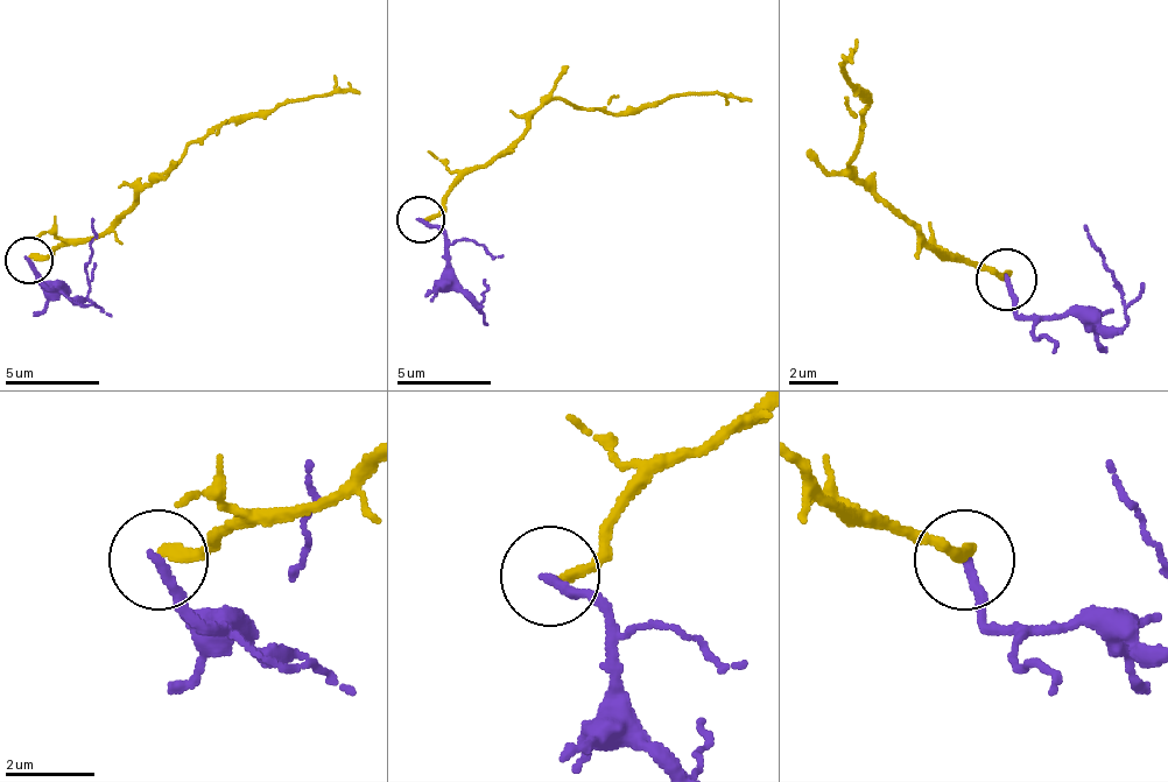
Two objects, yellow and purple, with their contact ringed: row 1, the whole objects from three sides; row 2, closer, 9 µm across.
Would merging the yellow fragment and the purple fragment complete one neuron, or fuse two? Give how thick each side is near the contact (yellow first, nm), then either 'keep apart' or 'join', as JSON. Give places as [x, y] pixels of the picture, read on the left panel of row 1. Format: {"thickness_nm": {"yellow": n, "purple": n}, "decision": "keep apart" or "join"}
{"thickness_nm": {"yellow": 240, "purple": 200}, "decision": "keep apart"}

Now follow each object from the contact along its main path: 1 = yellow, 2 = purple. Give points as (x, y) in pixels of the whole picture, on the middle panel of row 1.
1: (424, 220), (466, 173), (485, 168), (555, 98), (621, 112), (659, 107), (677, 93), (753, 103)
2: (420, 220), (438, 230), (448, 276), (480, 309), (485, 281)

